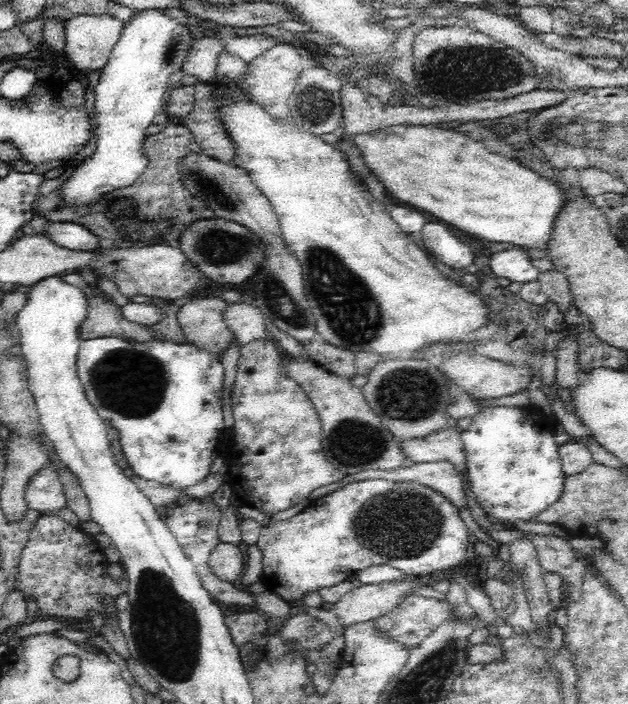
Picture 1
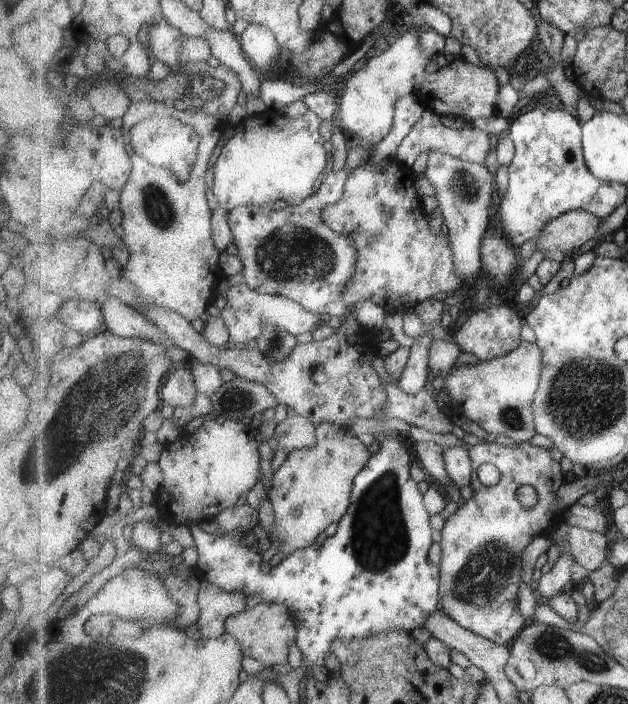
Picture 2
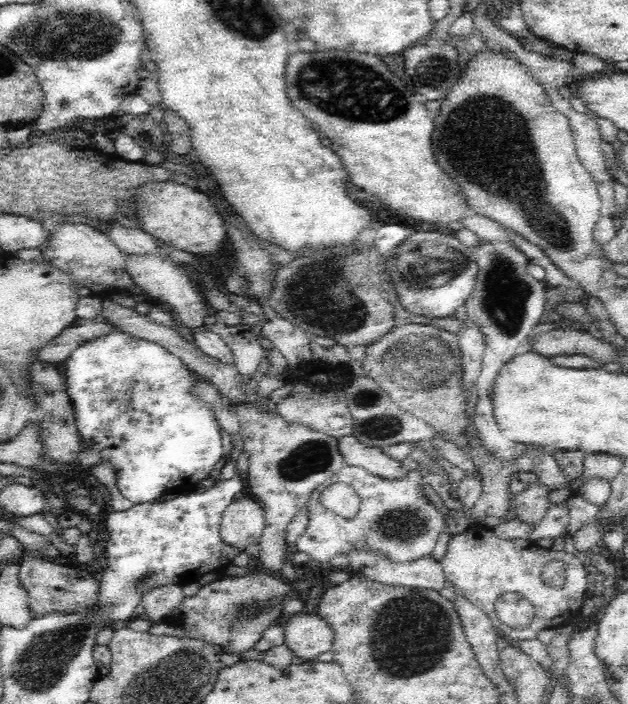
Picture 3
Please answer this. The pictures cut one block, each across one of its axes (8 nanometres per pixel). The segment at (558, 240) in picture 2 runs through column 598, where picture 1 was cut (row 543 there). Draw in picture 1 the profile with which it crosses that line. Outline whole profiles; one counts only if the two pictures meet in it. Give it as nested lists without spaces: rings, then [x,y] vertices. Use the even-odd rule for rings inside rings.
[[[218,541],[209,554],[209,565],[216,576],[237,583],[244,570],[244,553],[237,544]]]

